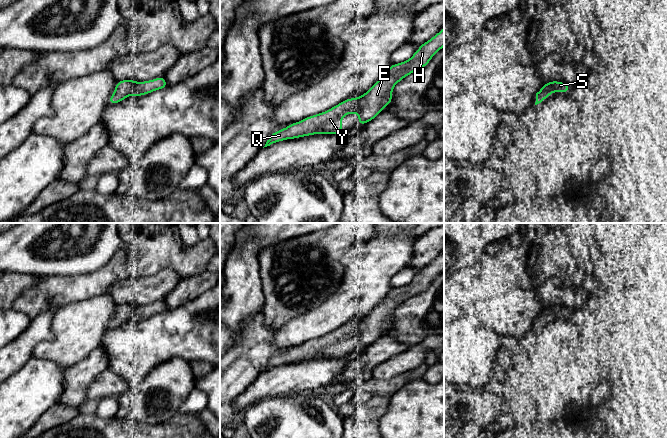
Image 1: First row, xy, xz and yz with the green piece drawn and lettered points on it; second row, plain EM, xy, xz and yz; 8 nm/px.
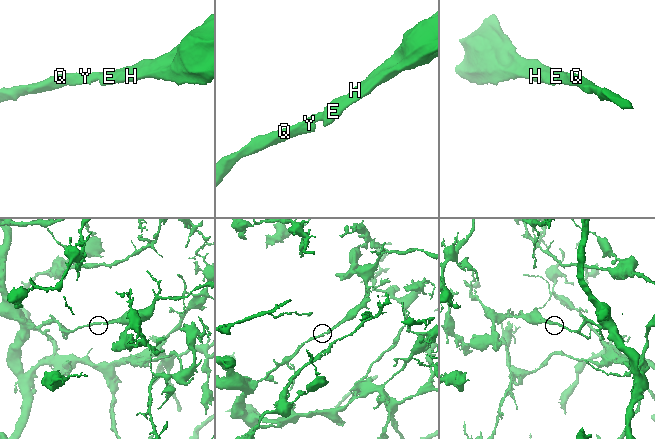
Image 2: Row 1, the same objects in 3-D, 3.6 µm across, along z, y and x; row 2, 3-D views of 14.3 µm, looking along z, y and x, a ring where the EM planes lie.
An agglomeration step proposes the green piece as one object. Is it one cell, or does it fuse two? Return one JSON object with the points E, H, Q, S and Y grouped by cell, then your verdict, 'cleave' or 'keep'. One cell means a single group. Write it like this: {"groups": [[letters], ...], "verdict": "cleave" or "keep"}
{"groups": [["E", "H", "Q", "S", "Y"]], "verdict": "keep"}

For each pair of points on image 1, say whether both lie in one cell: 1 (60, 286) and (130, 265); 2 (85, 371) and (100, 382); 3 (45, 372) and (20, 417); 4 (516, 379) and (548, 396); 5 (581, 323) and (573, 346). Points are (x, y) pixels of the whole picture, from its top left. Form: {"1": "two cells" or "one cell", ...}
{"1": "one cell", "2": "two cells", "3": "one cell", "4": "two cells", "5": "two cells"}

